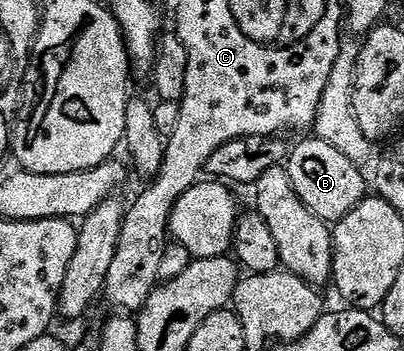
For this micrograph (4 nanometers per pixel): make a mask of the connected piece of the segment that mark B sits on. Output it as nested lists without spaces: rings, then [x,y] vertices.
[[[317,139],[302,141],[288,153],[288,168],[292,187],[320,220],[337,223],[353,211],[368,196],[368,177],[361,173],[359,162],[348,159],[328,143]]]

